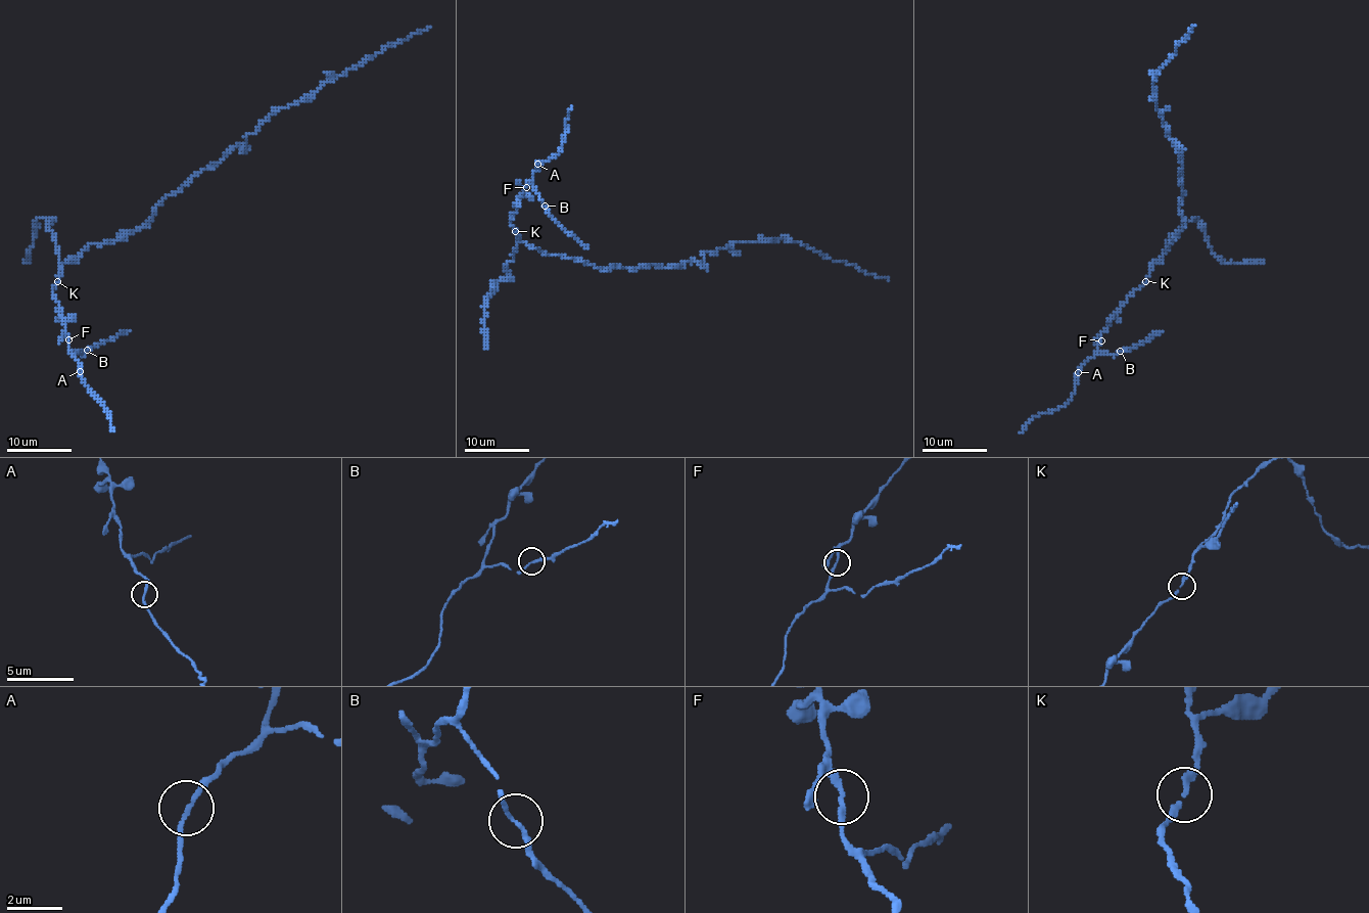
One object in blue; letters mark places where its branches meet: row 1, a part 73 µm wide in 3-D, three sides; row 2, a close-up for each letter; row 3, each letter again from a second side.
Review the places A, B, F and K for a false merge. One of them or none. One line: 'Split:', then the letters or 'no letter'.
Split: no letter

